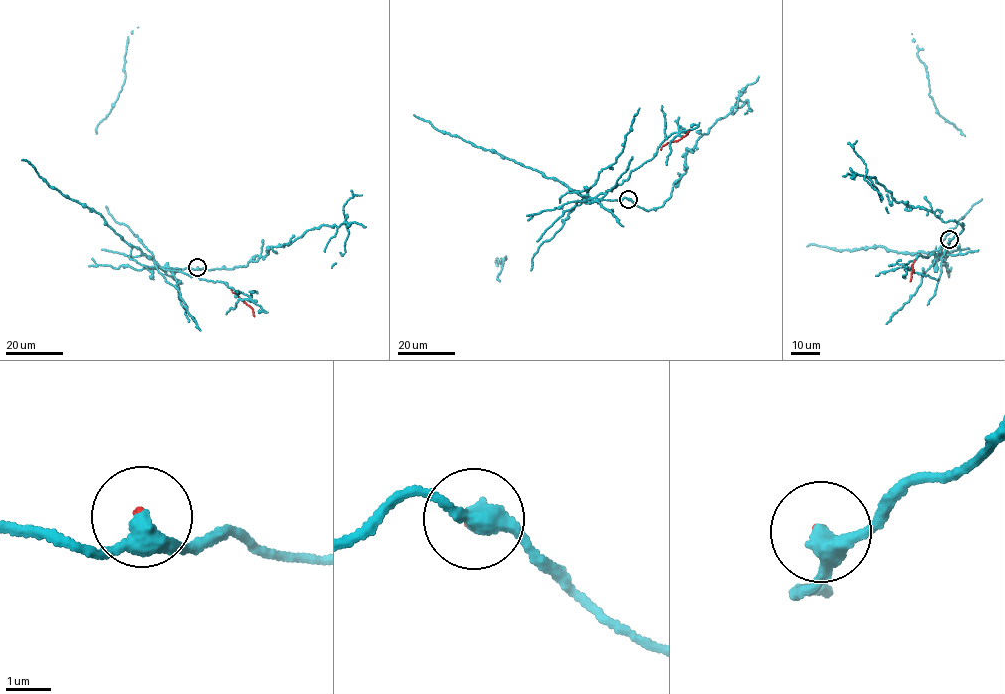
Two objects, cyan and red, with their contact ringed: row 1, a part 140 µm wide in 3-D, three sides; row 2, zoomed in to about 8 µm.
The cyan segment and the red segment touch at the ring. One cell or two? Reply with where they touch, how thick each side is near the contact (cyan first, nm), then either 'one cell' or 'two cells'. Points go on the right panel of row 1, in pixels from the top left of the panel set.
at (949, 239); 400 nm thick on the cyan side, 50 nm on the other; two cells

